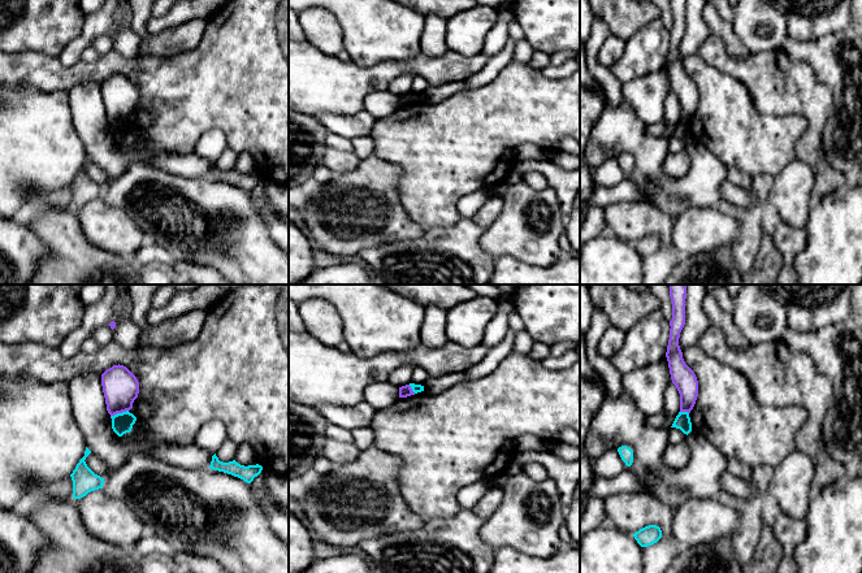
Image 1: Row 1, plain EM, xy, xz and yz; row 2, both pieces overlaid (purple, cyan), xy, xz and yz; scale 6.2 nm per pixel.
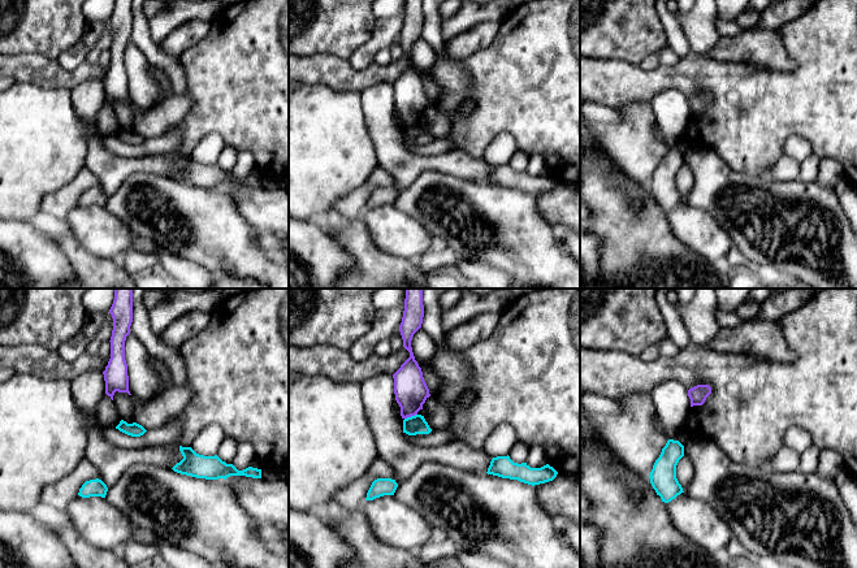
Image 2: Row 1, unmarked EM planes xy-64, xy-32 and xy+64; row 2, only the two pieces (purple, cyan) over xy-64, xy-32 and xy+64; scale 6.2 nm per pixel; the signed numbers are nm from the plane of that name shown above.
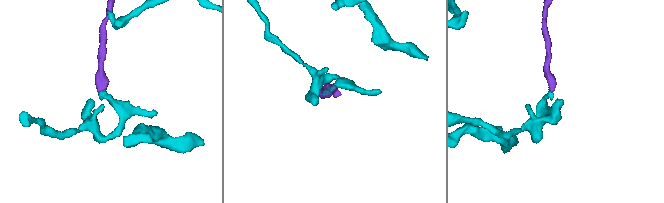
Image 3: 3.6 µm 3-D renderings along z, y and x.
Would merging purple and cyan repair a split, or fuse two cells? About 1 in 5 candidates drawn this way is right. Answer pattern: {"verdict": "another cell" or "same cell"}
{"verdict": "another cell"}

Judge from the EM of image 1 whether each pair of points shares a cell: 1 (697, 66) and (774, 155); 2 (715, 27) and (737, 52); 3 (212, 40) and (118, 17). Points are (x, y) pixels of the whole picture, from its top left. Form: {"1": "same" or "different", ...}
{"1": "same", "2": "same", "3": "different"}

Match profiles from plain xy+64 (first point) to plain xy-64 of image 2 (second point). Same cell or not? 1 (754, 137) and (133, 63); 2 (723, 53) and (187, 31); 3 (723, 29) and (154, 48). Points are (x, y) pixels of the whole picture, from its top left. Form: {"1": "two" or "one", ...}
{"1": "two", "2": "one", "3": "two"}

